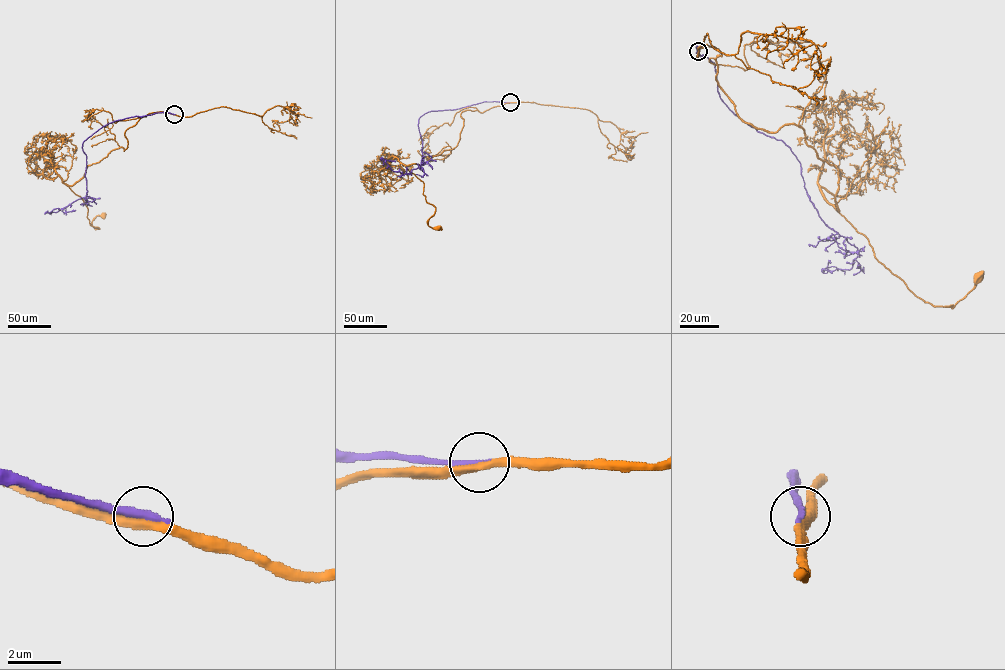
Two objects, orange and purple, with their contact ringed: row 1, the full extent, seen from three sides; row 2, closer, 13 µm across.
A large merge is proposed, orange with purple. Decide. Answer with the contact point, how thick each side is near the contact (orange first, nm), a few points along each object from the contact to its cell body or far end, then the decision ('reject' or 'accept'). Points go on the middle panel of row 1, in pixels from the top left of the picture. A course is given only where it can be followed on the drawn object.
(510, 102) | 320/320 nm | orange via (510, 102), (463, 111), (455, 147), (405, 165), (435, 208), (427, 224), (439, 227) | purple via (510, 102), (484, 101), (425, 113), (418, 124), (422, 165), (403, 174), (385, 161), (395, 162) | reject

